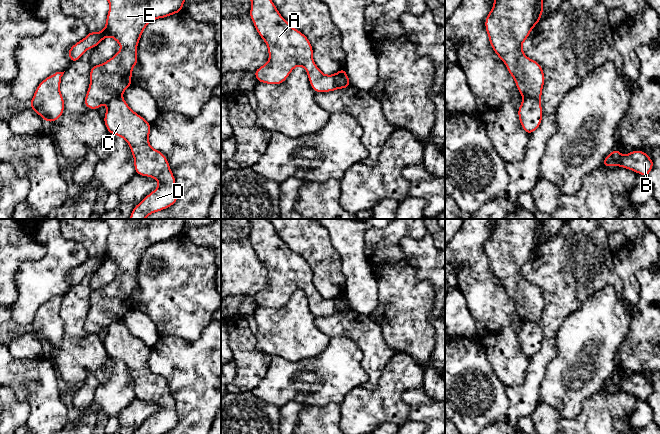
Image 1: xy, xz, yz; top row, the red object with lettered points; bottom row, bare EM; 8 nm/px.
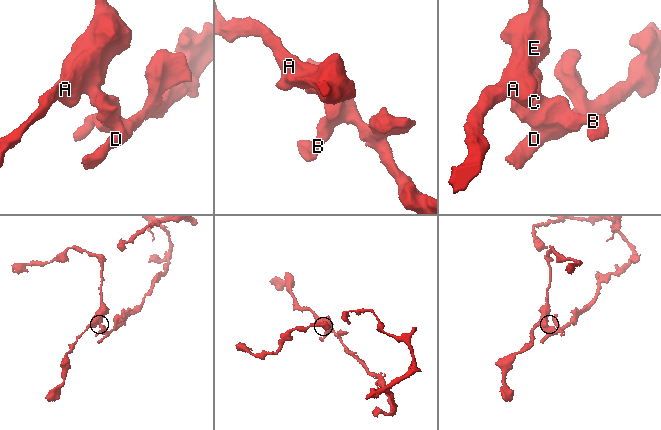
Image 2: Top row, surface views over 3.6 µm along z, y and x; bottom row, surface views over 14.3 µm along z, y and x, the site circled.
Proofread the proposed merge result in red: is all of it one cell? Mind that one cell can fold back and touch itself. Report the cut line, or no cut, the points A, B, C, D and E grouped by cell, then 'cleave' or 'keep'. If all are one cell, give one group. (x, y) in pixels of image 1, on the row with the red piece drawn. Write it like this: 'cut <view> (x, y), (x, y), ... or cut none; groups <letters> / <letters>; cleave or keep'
cut yz (523, 97), (538, 100); groups A E / B C D; cleave

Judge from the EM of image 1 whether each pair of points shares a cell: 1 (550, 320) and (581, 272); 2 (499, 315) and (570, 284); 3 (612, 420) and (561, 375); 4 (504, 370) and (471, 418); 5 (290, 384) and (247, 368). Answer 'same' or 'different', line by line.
1: same
2: different
3: different
4: different
5: different

